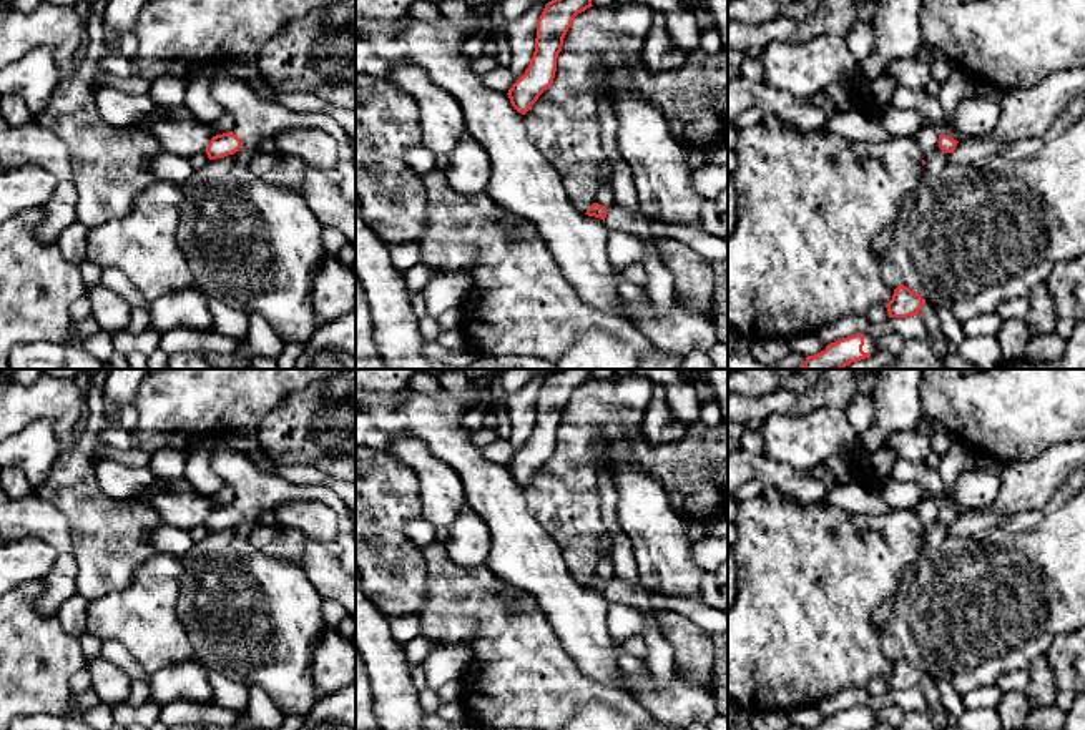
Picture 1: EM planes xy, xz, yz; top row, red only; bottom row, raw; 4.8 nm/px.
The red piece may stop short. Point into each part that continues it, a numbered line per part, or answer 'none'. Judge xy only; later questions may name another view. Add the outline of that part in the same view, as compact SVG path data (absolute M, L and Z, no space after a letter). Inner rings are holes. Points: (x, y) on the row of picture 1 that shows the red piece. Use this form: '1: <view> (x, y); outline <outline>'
1: xy (255, 118); outline M223 67L211 80L213 98L234 116L233 133L246 146L258 146L264 138L272 138L289 128L319 128L337 140L356 166L356 153L349 153L351 136L327 113L294 113L279 103L263 100L248 81L231 76Z

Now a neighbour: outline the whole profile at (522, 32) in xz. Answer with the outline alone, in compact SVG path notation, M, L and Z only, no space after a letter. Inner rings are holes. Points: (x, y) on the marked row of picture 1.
M537 3L525 15L507 23L507 37L512 48L512 62L508 65L513 76L512 85L525 73L532 62L537 38L537 20L543 8L545 3Z

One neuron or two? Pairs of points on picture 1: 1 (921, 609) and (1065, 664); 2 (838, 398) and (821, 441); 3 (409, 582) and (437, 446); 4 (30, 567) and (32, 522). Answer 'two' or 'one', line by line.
1: two
2: two
3: two
4: two

